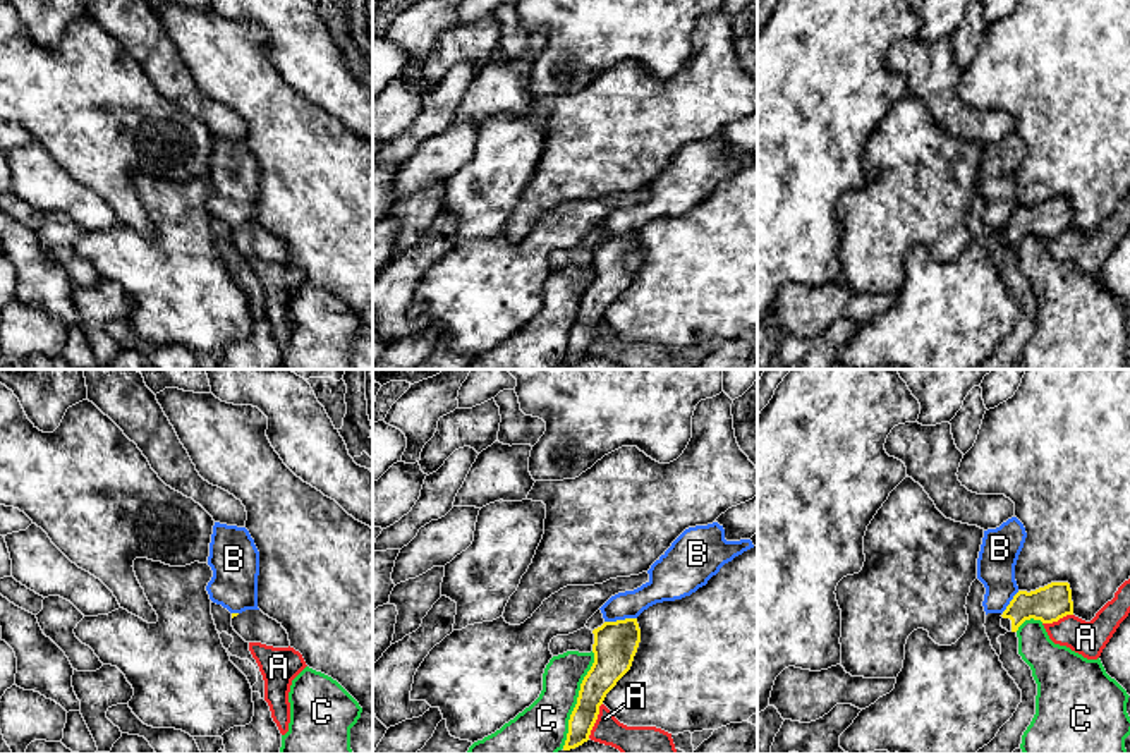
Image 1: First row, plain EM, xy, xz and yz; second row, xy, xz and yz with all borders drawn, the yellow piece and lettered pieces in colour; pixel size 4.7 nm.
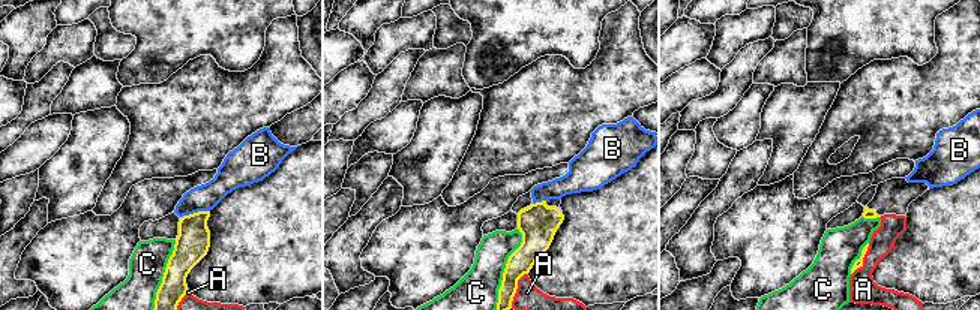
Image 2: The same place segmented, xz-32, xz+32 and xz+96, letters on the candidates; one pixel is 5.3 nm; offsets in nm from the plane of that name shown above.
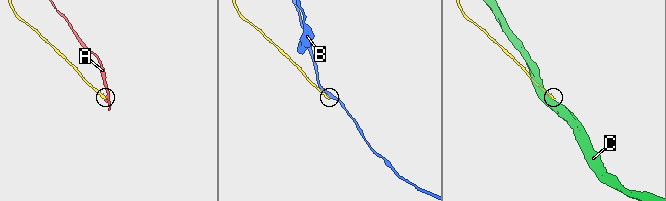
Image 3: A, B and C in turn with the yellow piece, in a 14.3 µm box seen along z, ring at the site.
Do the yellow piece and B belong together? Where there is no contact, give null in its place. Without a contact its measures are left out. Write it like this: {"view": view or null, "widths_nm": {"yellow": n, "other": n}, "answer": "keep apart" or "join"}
{"view": "xz", "widths_nm": {"yellow": 200, "other": 140}, "answer": "keep apart"}

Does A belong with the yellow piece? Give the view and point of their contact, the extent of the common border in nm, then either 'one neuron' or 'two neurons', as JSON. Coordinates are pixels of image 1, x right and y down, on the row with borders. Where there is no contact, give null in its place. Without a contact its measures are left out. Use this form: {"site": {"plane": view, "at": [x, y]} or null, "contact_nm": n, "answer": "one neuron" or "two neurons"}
{"site": {"plane": "xz", "at": [596, 718]}, "contact_nm": 180, "answer": "two neurons"}

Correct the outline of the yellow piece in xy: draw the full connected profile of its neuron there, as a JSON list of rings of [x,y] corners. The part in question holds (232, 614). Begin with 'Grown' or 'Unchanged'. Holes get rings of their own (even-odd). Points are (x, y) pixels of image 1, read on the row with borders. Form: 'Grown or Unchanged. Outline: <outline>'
Grown. Outline: [[[261,610],[232,613],[232,627],[246,642],[261,642],[273,648],[289,648],[289,634],[276,620]]]

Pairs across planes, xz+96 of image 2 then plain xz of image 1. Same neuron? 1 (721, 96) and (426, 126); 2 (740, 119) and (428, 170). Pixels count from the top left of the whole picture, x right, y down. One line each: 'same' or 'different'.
1: same
2: same

